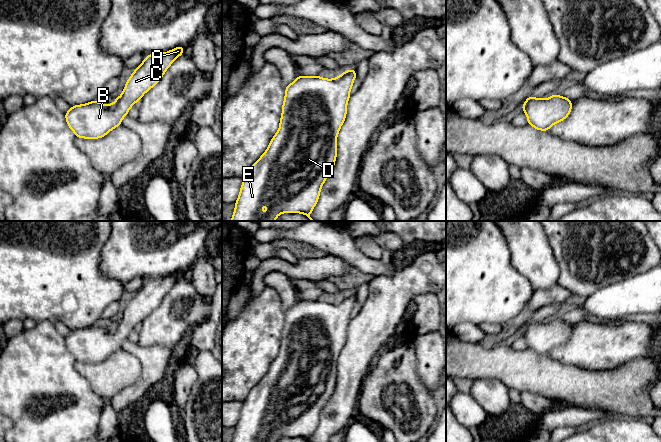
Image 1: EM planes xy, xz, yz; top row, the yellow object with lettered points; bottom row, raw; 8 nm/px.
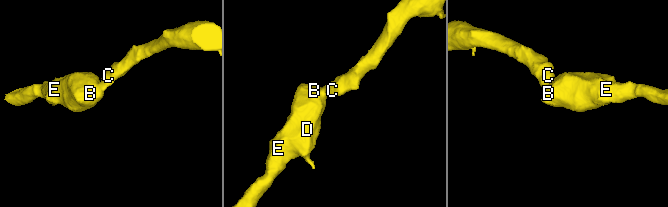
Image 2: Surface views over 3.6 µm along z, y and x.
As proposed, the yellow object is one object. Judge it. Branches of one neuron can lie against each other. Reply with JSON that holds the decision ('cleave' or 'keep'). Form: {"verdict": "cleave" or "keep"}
{"verdict": "keep"}

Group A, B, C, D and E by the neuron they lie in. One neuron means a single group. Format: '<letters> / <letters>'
A B C D E

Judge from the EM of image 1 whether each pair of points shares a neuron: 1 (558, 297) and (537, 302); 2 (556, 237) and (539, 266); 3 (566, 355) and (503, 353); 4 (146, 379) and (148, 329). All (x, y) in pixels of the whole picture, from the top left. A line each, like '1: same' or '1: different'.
1: same
2: different
3: different
4: different

